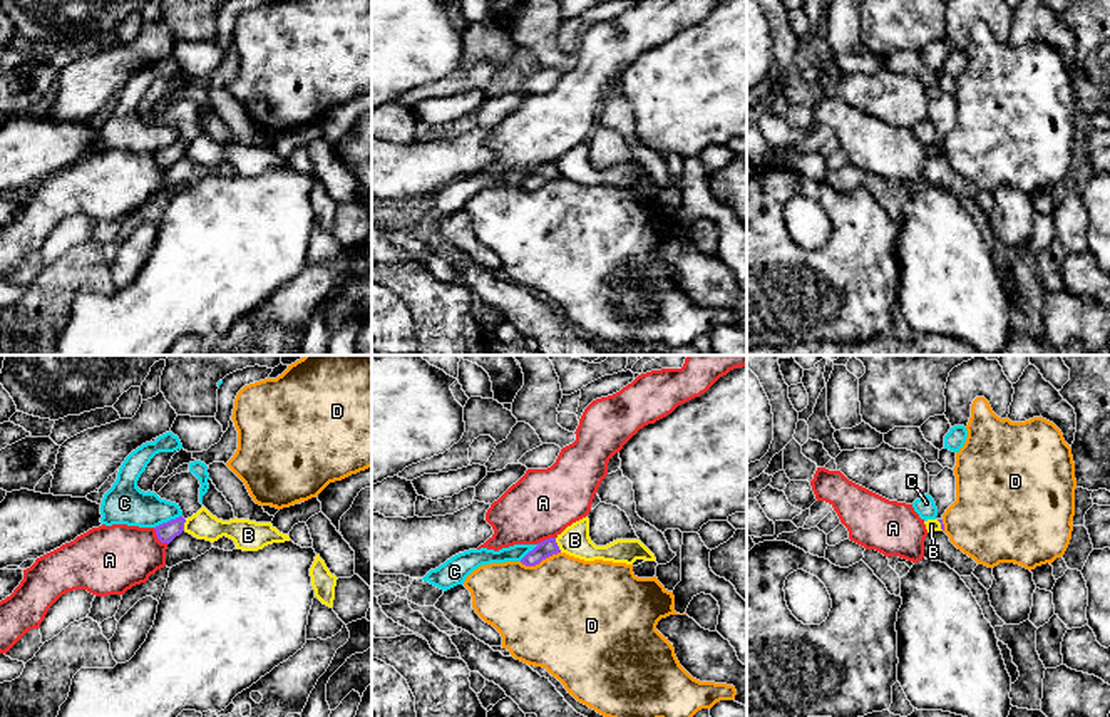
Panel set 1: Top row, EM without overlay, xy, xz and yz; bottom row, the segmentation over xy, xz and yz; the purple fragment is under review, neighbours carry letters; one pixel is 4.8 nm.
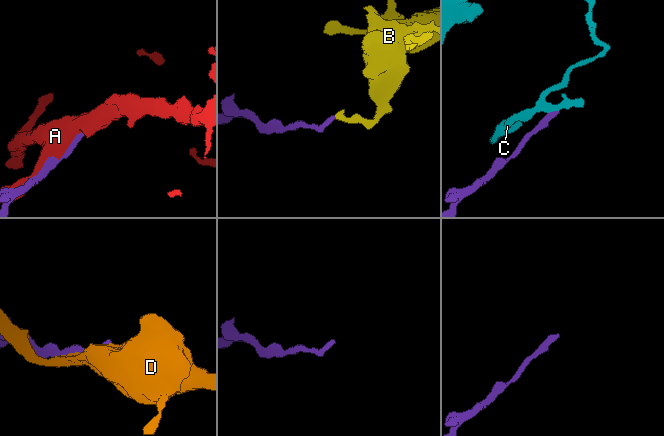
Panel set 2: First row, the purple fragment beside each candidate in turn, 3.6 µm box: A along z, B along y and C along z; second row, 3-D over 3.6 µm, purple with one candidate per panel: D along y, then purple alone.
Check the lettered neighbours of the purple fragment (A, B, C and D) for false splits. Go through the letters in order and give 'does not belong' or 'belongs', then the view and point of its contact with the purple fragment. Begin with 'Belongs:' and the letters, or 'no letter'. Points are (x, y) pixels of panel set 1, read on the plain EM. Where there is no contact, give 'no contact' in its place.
Belongs: no letter
A: does not belong; meets purple in xy at (158, 163)
B: does not belong; meets purple in xz at (556, 170)
C: does not belong; meets purple in xy at (168, 146)
D: does not belong; meets purple in xz at (539, 186)

